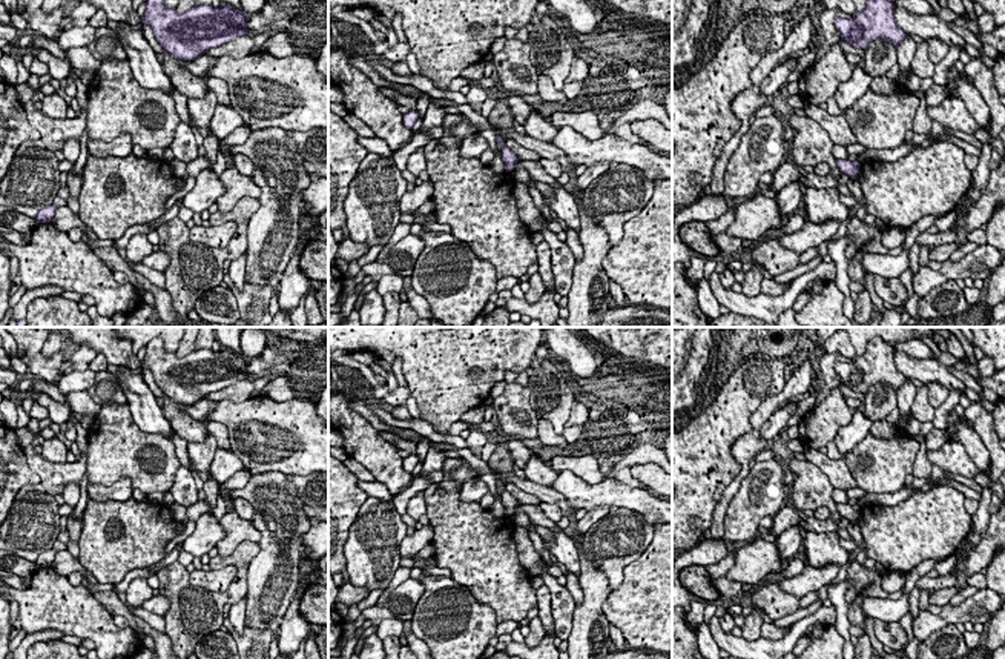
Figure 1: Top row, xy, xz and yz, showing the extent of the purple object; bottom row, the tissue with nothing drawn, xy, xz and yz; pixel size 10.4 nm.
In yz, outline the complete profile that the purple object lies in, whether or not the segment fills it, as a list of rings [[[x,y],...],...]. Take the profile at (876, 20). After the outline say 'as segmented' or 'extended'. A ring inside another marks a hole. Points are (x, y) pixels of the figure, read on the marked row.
[[[867,0],[862,11],[855,18],[835,18],[835,26],[841,40],[853,48],[865,49],[872,40],[891,41],[896,48],[907,34],[895,22],[895,3],[890,0]]]; as segmented

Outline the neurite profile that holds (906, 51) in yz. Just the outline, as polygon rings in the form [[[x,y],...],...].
[[[910,34],[902,40],[902,43],[896,48],[898,54],[898,65],[899,65],[899,75],[895,80],[896,83],[905,84],[908,77],[907,77],[907,69],[910,68],[913,57],[916,54],[916,46],[918,43],[911,38]]]

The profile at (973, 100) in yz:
[[[951,66],[948,68],[947,78],[948,83],[954,83],[953,91],[950,91],[947,84],[948,97],[961,98],[971,117],[985,129],[990,124],[991,114],[979,89],[965,78],[965,72],[959,72]]]

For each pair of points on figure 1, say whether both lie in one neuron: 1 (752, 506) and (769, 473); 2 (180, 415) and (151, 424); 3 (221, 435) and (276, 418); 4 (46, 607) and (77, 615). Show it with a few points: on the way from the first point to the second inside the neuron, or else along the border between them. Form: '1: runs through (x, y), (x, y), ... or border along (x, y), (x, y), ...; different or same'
1: runs through (757, 498), (764, 481); same
2: border along (160, 407), (175, 432); different
3: border along (209, 420), (220, 421), (226, 427), (230, 449); different
4: runs through (54, 607), (69, 610); same

